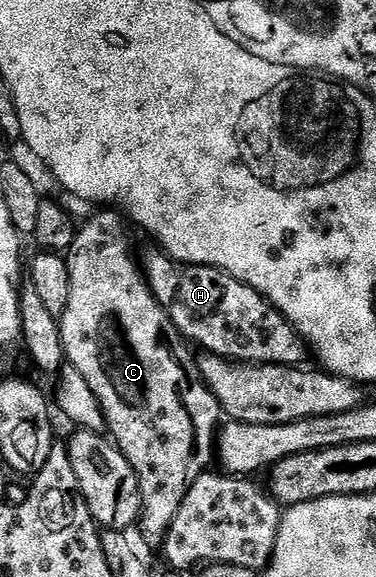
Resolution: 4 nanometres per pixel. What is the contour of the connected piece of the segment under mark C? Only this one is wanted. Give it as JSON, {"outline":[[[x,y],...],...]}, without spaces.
{"outline":[[[113,208],[98,210],[101,211],[86,226],[78,229],[67,251],[71,297],[59,319],[63,348],[68,365],[74,366],[79,376],[87,380],[91,392],[95,392],[95,400],[99,400],[105,417],[108,437],[123,452],[139,480],[139,530],[145,533],[151,545],[160,547],[171,528],[171,520],[175,520],[183,504],[183,496],[187,496],[191,484],[210,469],[209,461],[214,461],[223,411],[201,378],[198,359],[195,354],[193,358],[190,343],[181,337],[145,282],[135,254],[133,258],[133,242],[125,227],[126,219]]]}

